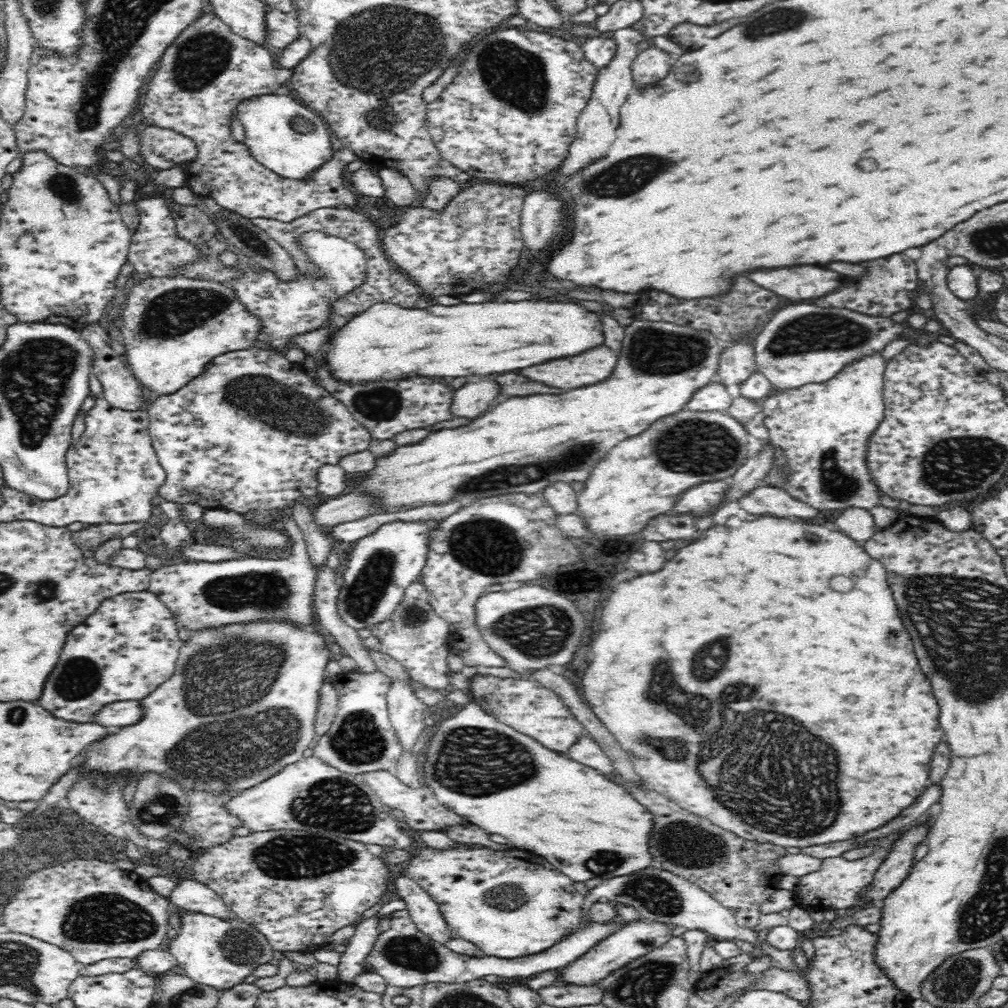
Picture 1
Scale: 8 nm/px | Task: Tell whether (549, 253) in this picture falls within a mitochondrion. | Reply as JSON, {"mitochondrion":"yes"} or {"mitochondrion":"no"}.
{"mitochondrion":"no"}

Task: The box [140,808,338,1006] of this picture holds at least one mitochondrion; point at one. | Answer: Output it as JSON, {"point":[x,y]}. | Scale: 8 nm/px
{"point":[240,946]}

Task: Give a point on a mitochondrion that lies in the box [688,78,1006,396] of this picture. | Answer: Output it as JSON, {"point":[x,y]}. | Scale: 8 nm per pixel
{"point":[812,330]}

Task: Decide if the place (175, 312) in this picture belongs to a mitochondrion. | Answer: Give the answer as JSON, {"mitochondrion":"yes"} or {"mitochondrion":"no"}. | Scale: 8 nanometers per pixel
{"mitochondrion":"yes"}

